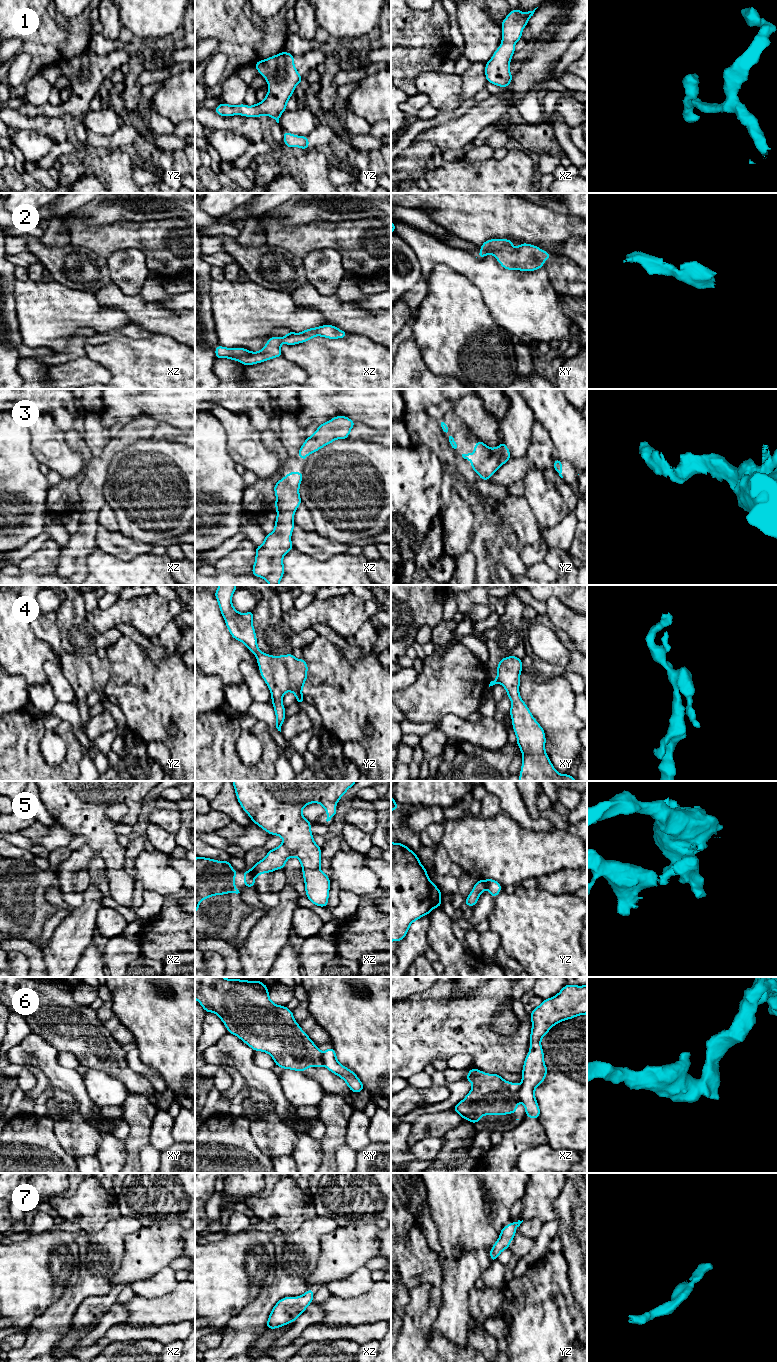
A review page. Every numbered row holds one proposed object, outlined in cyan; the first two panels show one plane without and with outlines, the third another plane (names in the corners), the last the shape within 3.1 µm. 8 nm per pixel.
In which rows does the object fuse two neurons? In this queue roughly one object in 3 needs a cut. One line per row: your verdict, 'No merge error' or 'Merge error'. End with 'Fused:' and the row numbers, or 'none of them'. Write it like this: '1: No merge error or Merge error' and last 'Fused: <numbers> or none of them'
1: No merge error
2: No merge error
3: No merge error
4: No merge error
5: Merge error
6: Merge error
7: No merge error
Fused: 5, 6

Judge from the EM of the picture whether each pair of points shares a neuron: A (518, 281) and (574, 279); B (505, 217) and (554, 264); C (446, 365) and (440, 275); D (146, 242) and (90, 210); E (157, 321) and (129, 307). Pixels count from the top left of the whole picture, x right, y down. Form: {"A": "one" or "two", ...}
{"A": "two", "B": "two", "C": "one", "D": "two", "E": "one"}

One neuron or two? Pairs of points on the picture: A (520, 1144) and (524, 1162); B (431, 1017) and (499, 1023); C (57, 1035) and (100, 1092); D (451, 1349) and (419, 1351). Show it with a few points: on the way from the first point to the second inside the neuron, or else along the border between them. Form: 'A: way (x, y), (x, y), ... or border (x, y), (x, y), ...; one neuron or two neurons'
A: border (544, 1143), (531, 1145), (520, 1155), (517, 1162); two neurons
B: border (506, 1003), (494, 1017), (491, 1028), (510, 1036); two neurons
C: border (89, 1068), (102, 1070), (111, 1077); two neurons
D: border (427, 1342), (436, 1351); two neurons

